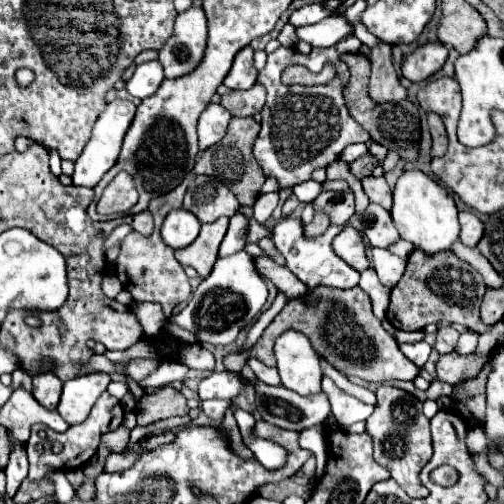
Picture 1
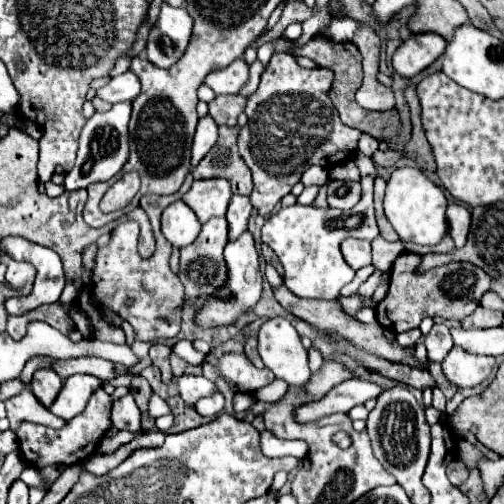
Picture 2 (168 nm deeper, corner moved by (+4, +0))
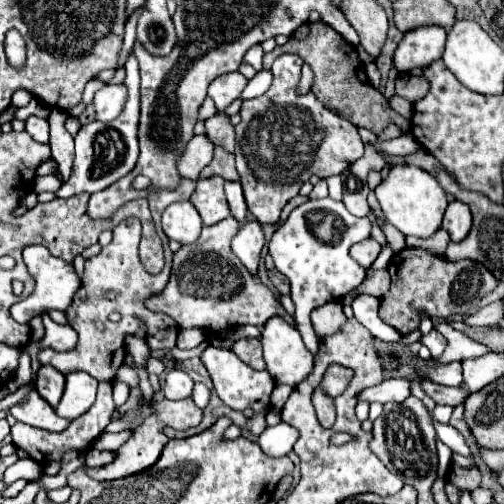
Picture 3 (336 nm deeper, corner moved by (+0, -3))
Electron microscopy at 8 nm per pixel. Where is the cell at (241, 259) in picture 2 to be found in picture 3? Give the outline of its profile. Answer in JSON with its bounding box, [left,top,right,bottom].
[232,222,264,274]

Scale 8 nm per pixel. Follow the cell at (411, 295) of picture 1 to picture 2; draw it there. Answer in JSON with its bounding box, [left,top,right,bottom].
[376,253,490,333]

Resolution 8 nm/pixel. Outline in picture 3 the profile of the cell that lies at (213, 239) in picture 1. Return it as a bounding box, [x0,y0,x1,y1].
[154,218,294,336]

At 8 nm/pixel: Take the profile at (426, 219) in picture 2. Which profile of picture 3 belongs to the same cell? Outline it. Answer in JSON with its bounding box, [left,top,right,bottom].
[376,164,448,238]

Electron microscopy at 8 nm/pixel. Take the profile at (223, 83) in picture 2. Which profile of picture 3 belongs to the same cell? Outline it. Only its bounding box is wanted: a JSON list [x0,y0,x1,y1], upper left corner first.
[208,72,248,112]

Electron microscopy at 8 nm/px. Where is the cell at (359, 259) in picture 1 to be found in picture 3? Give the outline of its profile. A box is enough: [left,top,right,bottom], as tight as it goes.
[350,238,380,268]

